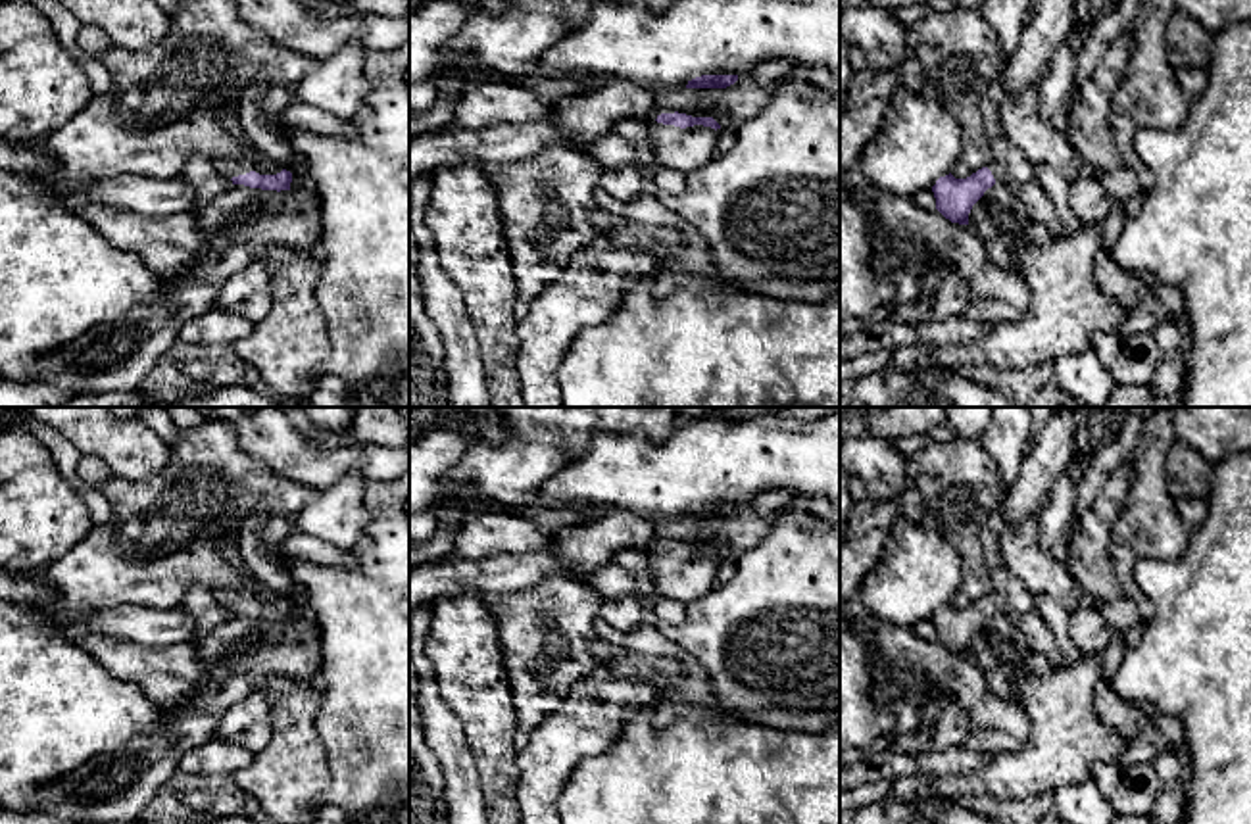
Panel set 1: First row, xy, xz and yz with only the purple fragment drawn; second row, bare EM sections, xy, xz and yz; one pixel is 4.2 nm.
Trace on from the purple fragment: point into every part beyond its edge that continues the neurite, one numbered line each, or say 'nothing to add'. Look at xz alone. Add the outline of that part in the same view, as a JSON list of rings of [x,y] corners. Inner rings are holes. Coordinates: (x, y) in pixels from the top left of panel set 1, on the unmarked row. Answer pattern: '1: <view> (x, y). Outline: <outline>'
1: xz (688, 579). Outline: [[[653,551],[650,555],[650,584],[655,595],[675,601],[694,601],[715,588],[715,559],[694,555],[675,557]]]

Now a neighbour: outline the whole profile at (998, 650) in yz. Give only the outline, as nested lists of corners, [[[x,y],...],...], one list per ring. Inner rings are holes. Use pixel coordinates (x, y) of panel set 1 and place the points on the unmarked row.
[[[993,615],[972,636],[969,657],[984,676],[992,695],[1013,699],[1018,691],[1018,678],[1032,655],[1024,636],[1009,615]]]

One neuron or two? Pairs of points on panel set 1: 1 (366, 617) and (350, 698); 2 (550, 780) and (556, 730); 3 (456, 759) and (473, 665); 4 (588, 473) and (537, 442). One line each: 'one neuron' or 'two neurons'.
1: one neuron
2: one neuron
3: two neurons
4: two neurons

